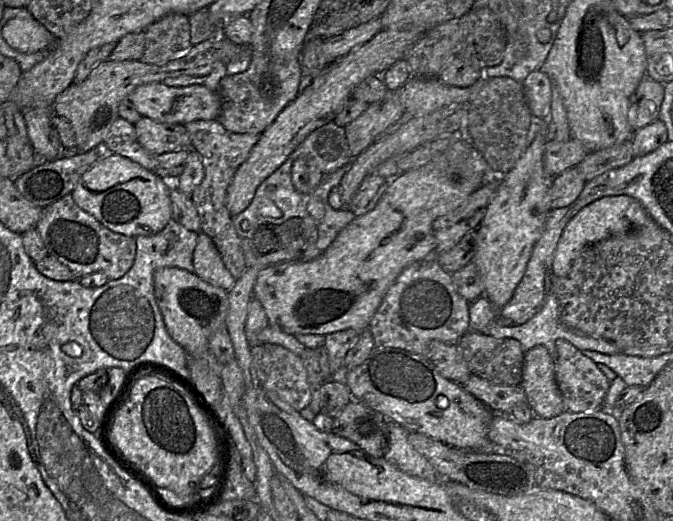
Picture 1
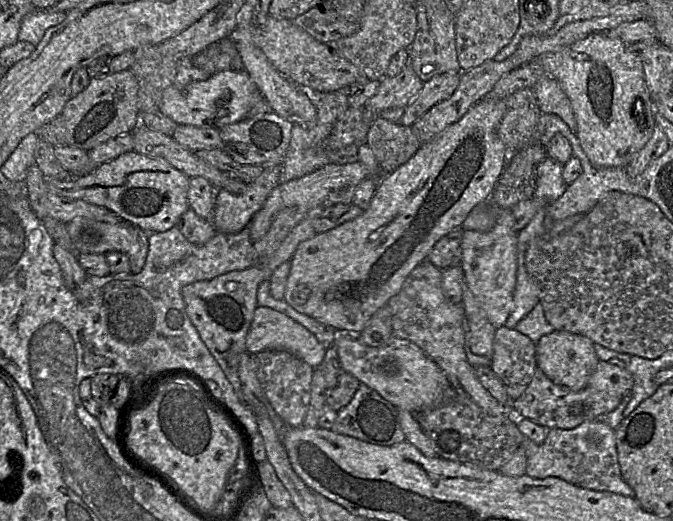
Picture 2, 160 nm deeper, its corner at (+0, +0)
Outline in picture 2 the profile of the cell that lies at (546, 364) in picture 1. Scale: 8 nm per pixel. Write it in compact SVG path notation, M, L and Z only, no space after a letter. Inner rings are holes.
M554 330L552 333L542 336L536 343L537 367L553 383L575 392L580 391L587 387L600 360L594 346L595 344L586 336Z

